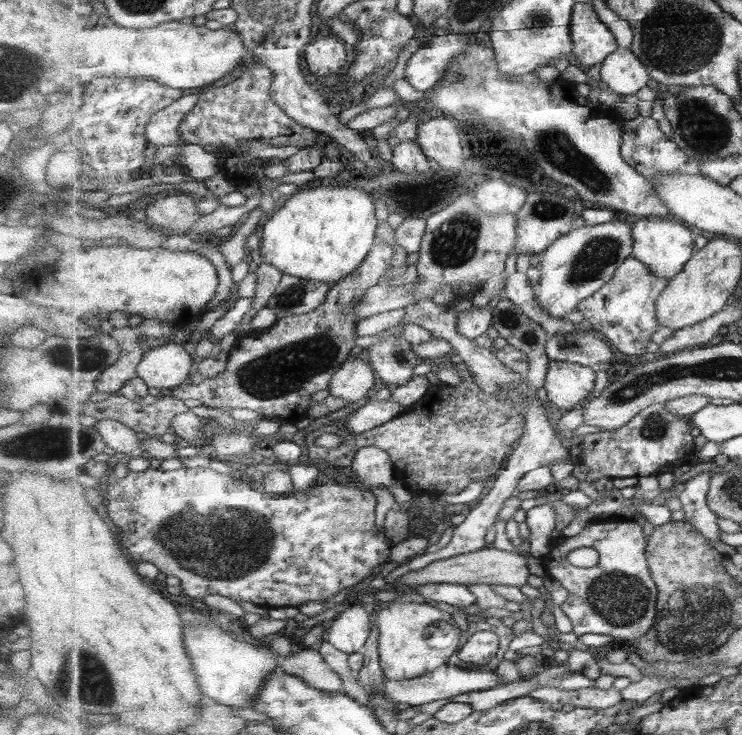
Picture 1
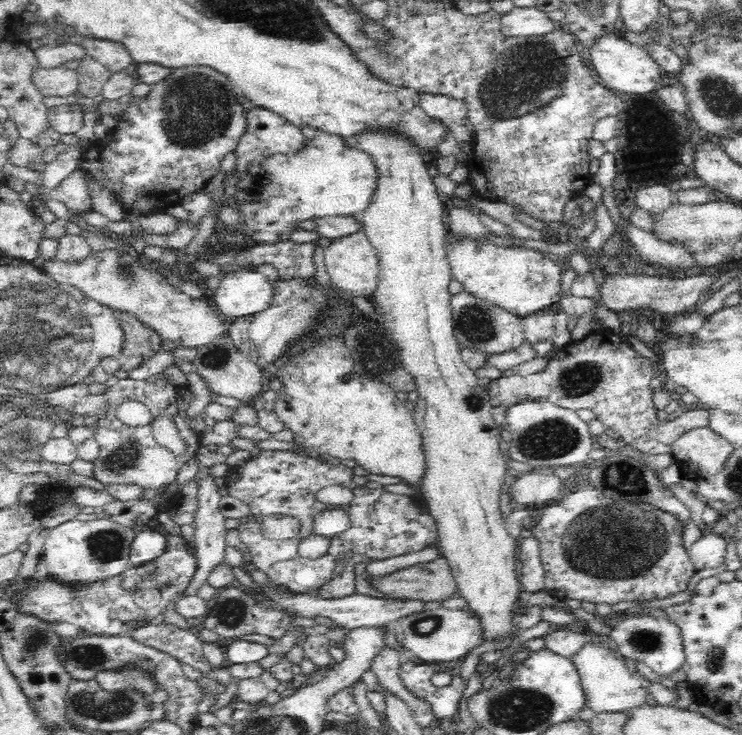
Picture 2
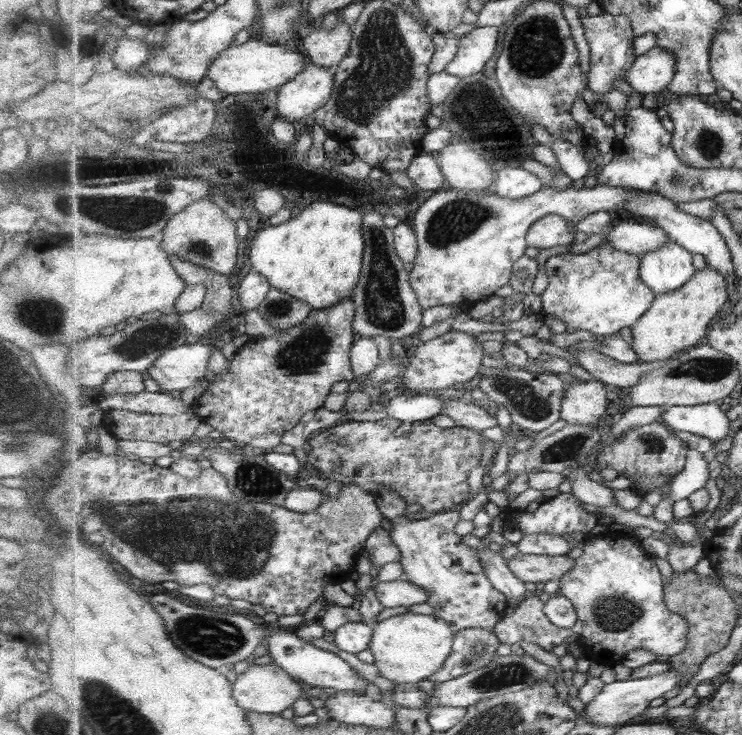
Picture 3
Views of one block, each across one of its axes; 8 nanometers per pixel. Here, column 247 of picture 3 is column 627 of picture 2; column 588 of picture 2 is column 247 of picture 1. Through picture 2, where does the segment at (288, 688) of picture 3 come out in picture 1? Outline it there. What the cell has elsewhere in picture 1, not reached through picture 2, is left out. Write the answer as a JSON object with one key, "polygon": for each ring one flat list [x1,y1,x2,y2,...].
{"polygon":[[217,623,185,624,184,631,184,641,193,659,203,694,230,707,254,708,263,682,280,667,279,655,273,649,264,649,247,642,247,638,235,637]]}

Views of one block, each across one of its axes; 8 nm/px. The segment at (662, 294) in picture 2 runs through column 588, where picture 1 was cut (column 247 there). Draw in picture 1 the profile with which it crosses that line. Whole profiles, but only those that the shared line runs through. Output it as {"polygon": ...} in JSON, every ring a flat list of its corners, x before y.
{"polygon":[[261,263,254,268,256,274,256,286,254,297,252,298,252,307,241,320,241,332,238,336,244,337,254,332,251,328,250,320,259,310,267,307,271,297,275,294,275,291,279,288,280,282,285,276,282,270,279,270,276,266,267,263]]}

